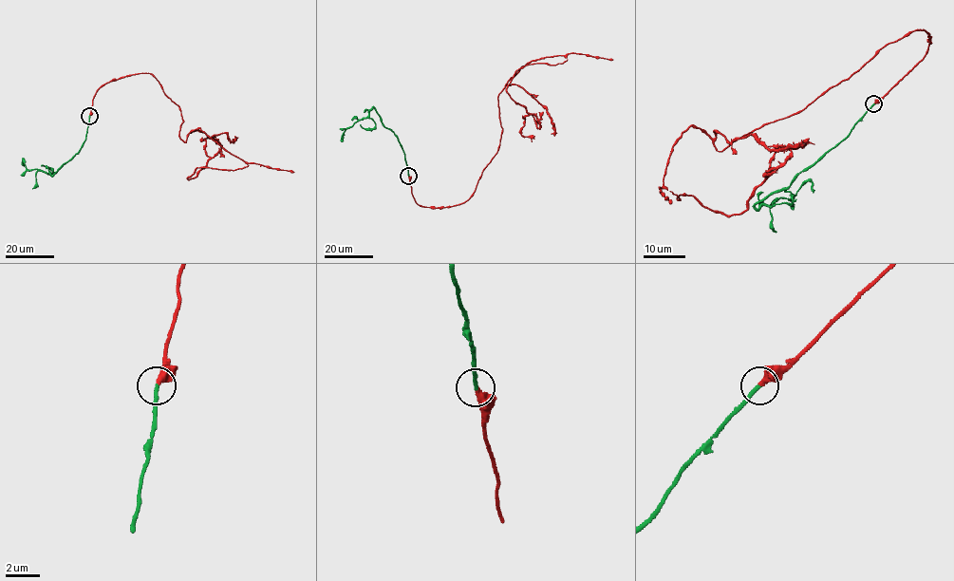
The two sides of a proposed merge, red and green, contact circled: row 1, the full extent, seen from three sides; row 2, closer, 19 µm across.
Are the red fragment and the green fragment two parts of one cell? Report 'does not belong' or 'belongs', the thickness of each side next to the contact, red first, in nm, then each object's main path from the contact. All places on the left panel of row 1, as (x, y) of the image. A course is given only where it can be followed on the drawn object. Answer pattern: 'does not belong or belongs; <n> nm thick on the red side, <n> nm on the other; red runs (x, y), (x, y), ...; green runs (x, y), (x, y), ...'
belongs; 380 nm thick on the red side, 220 nm on the other; red runs (89, 115), (102, 85), (150, 73), (178, 105), (185, 142), (199, 128), (248, 165), (188, 178), (215, 135); green runs (89, 115), (86, 138), (82, 147), (52, 176), (37, 169), (28, 169), (24, 159), (24, 166)

